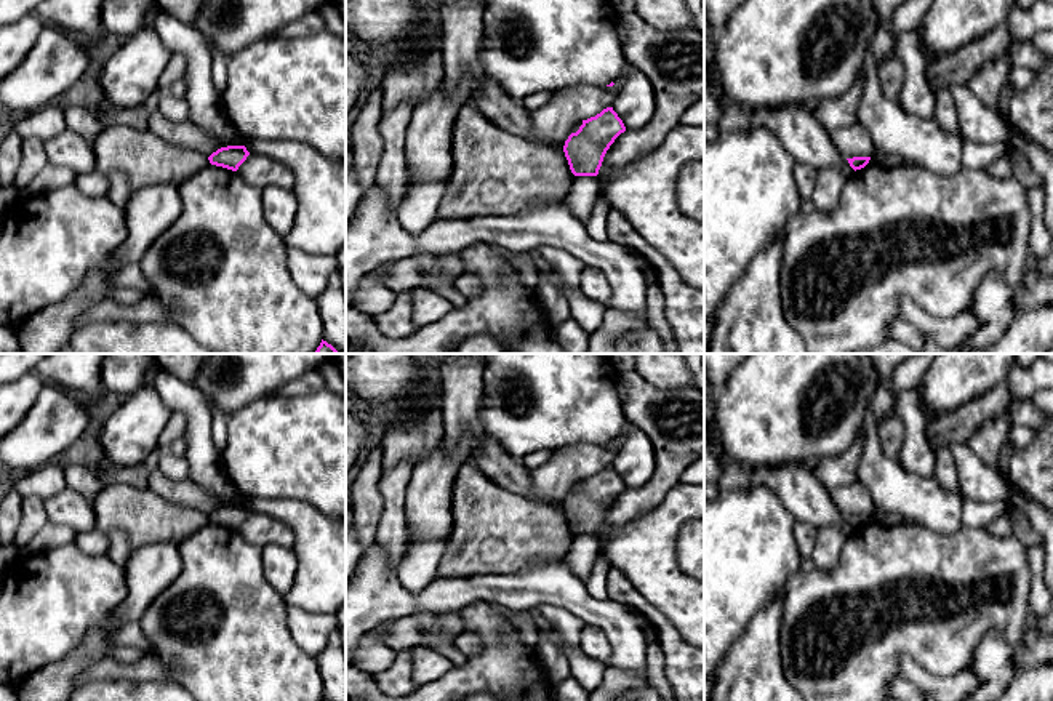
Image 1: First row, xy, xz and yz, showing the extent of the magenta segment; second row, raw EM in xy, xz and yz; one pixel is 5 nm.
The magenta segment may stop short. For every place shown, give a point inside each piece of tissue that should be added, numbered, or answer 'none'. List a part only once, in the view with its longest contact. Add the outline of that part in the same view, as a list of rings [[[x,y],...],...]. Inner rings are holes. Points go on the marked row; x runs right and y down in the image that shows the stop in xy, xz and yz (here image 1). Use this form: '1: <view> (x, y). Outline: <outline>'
none

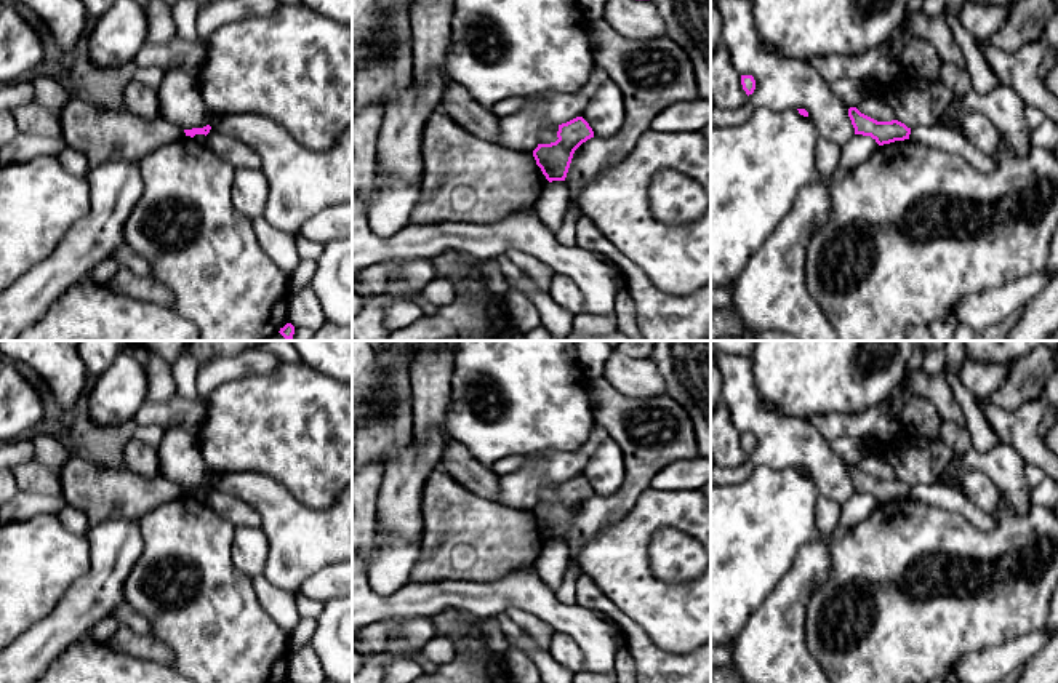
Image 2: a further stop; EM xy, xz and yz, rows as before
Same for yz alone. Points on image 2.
none

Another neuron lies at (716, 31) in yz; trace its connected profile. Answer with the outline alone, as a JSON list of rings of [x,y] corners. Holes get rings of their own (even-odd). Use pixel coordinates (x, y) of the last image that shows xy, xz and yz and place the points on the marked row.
[[[711,0],[711,53],[720,43],[722,27],[720,27],[720,13],[715,0]]]

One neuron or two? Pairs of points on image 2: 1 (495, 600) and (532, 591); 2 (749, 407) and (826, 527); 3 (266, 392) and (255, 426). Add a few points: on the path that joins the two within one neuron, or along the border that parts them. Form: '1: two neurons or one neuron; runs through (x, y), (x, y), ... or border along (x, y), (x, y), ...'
1: one neuron; runs through (504, 592), (522, 591)
2: two neurons; border along (820, 495), (841, 506)
3: one neuron; runs through (266, 400), (266, 415), (263, 418)

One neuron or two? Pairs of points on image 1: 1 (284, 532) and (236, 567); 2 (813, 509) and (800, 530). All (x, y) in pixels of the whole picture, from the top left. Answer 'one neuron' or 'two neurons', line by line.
1: two neurons
2: two neurons

